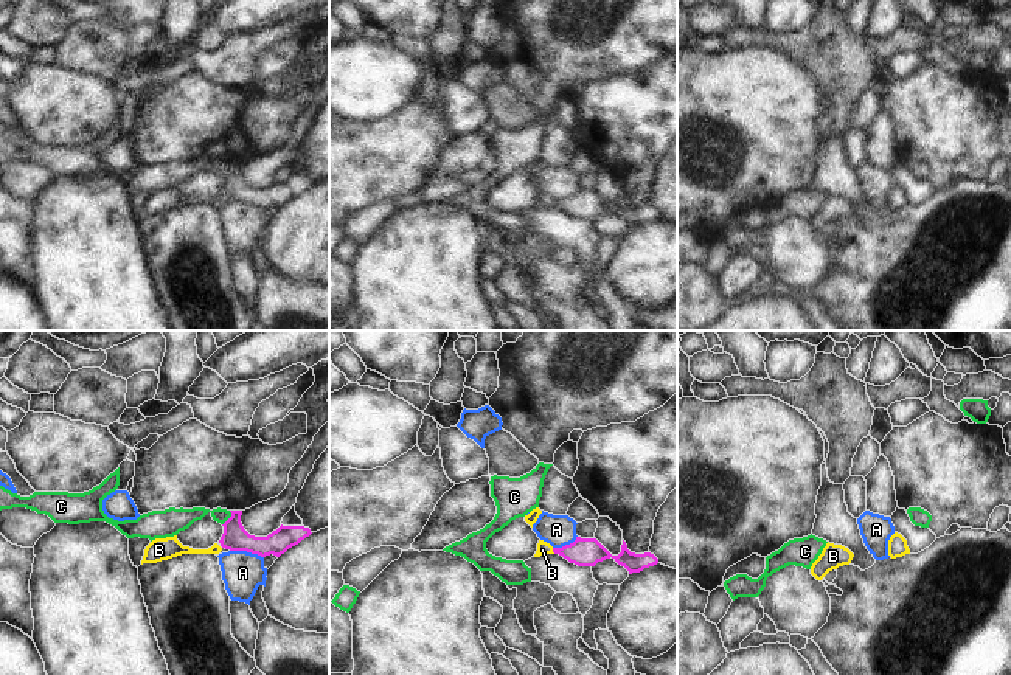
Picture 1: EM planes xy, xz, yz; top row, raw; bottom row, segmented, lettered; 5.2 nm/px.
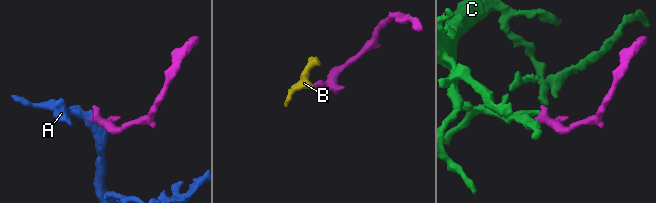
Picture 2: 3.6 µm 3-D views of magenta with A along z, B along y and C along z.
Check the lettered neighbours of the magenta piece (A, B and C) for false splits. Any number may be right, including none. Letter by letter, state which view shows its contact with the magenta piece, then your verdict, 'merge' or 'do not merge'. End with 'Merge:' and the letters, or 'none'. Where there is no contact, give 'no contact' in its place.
A: meets magenta in xy; do not merge
B: meets magenta in xz; merge
C: meets magenta in xy; do not merge
Merge: B

